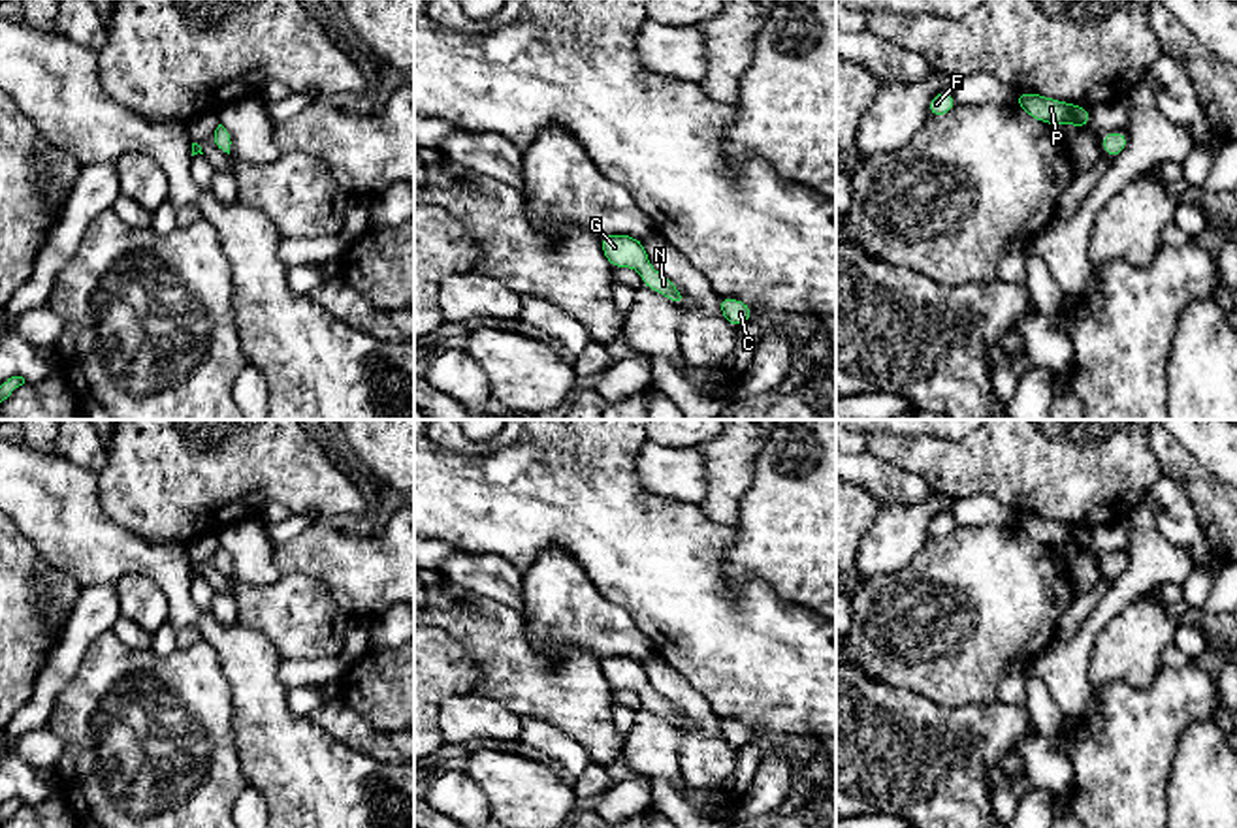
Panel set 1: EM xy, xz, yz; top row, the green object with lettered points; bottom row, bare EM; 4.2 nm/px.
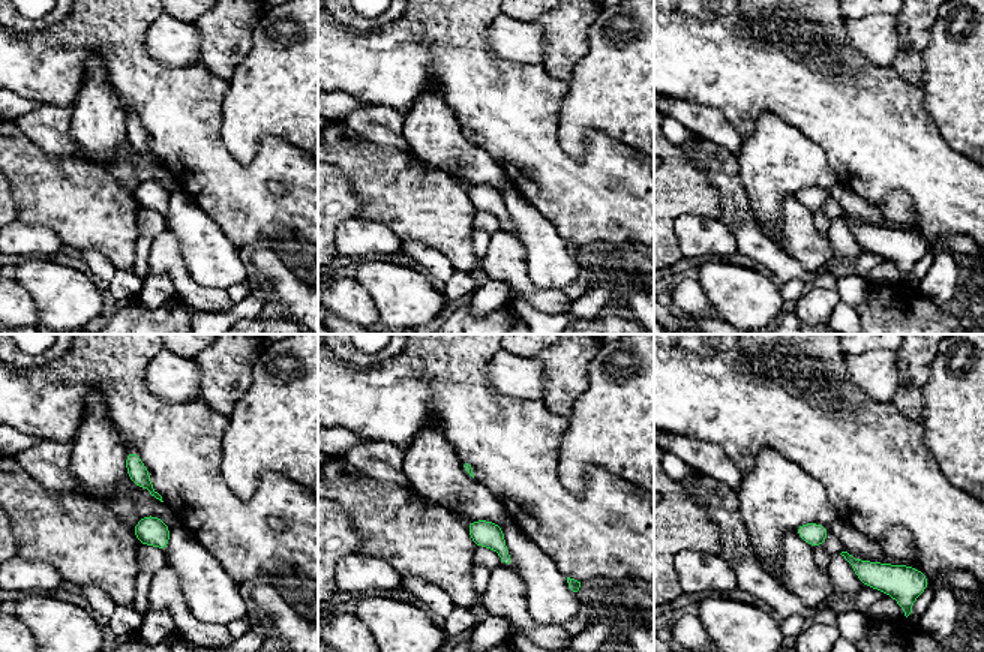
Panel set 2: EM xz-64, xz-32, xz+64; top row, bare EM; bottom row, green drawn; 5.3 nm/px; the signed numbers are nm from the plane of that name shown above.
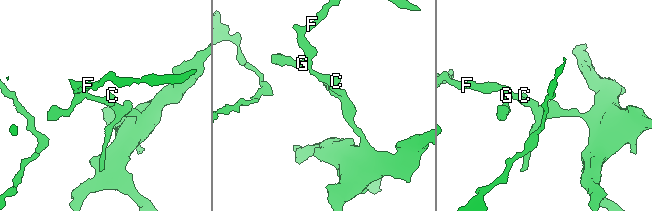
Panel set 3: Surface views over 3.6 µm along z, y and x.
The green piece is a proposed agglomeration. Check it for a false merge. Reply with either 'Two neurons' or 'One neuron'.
One neuron

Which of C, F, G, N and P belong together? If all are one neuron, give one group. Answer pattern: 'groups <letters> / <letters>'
groups C F G N P

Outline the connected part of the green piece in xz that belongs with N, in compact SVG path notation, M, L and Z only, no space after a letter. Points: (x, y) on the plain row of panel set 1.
M623 655L599 659L601 672L614 691L633 689L640 694L642 706L653 713L663 715L678 728L687 724L687 719L661 694L657 694L644 672L642 661Z

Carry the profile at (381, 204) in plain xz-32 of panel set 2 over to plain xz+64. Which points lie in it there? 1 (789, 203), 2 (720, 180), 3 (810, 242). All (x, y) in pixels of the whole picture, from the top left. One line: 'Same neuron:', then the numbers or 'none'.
Same neuron: 1, 2, 3

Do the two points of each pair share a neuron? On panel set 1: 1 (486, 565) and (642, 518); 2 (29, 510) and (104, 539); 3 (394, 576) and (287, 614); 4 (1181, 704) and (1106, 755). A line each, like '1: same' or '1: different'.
1: different
2: same
3: different
4: same

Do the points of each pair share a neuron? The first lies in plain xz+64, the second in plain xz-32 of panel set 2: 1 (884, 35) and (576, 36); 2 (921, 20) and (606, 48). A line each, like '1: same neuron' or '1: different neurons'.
1: different neurons
2: different neurons

